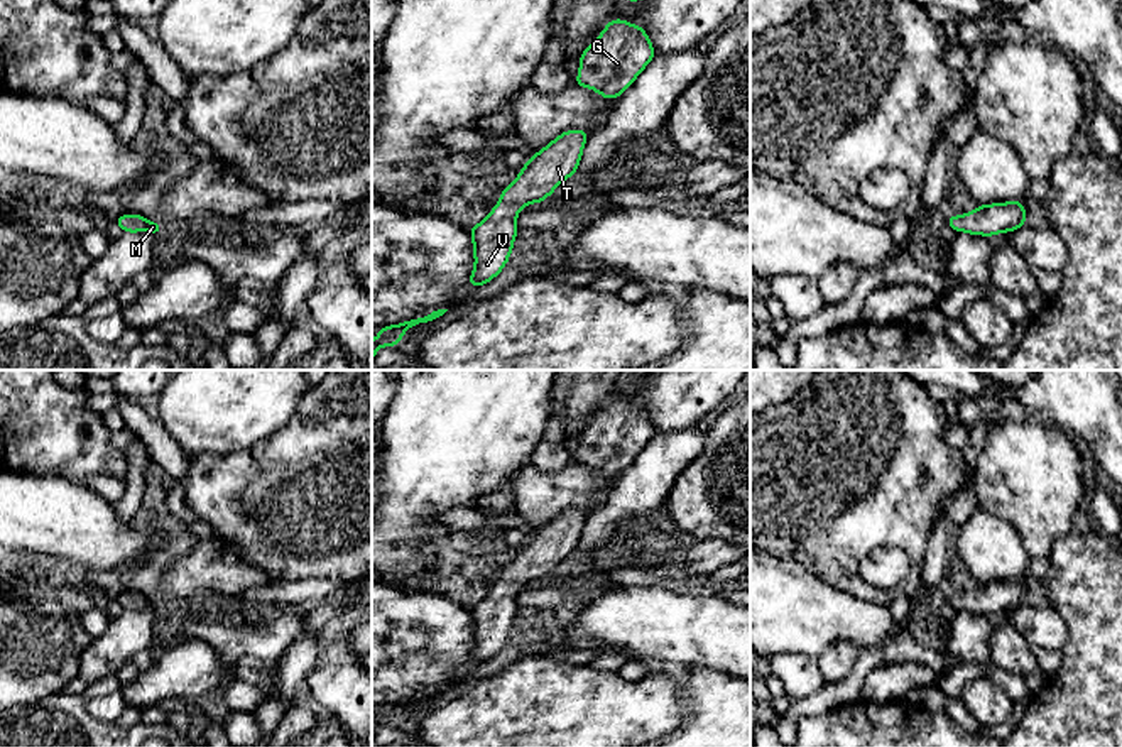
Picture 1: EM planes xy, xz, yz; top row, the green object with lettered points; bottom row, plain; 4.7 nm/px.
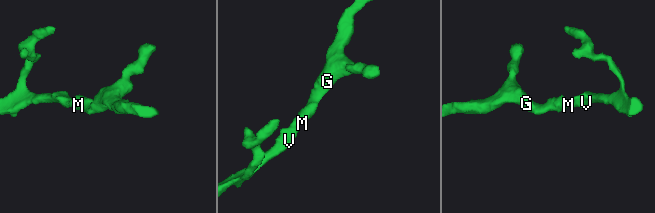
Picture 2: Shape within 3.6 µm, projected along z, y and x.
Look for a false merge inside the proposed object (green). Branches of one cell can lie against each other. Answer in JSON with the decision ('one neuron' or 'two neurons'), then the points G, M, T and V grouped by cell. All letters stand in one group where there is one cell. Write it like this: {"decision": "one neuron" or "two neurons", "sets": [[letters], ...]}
{"decision": "one neuron", "sets": [["G", "M", "T", "V"]]}

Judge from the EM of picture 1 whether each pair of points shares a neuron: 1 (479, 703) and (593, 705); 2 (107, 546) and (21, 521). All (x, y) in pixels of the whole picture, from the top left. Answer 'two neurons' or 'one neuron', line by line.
1: one neuron
2: one neuron

